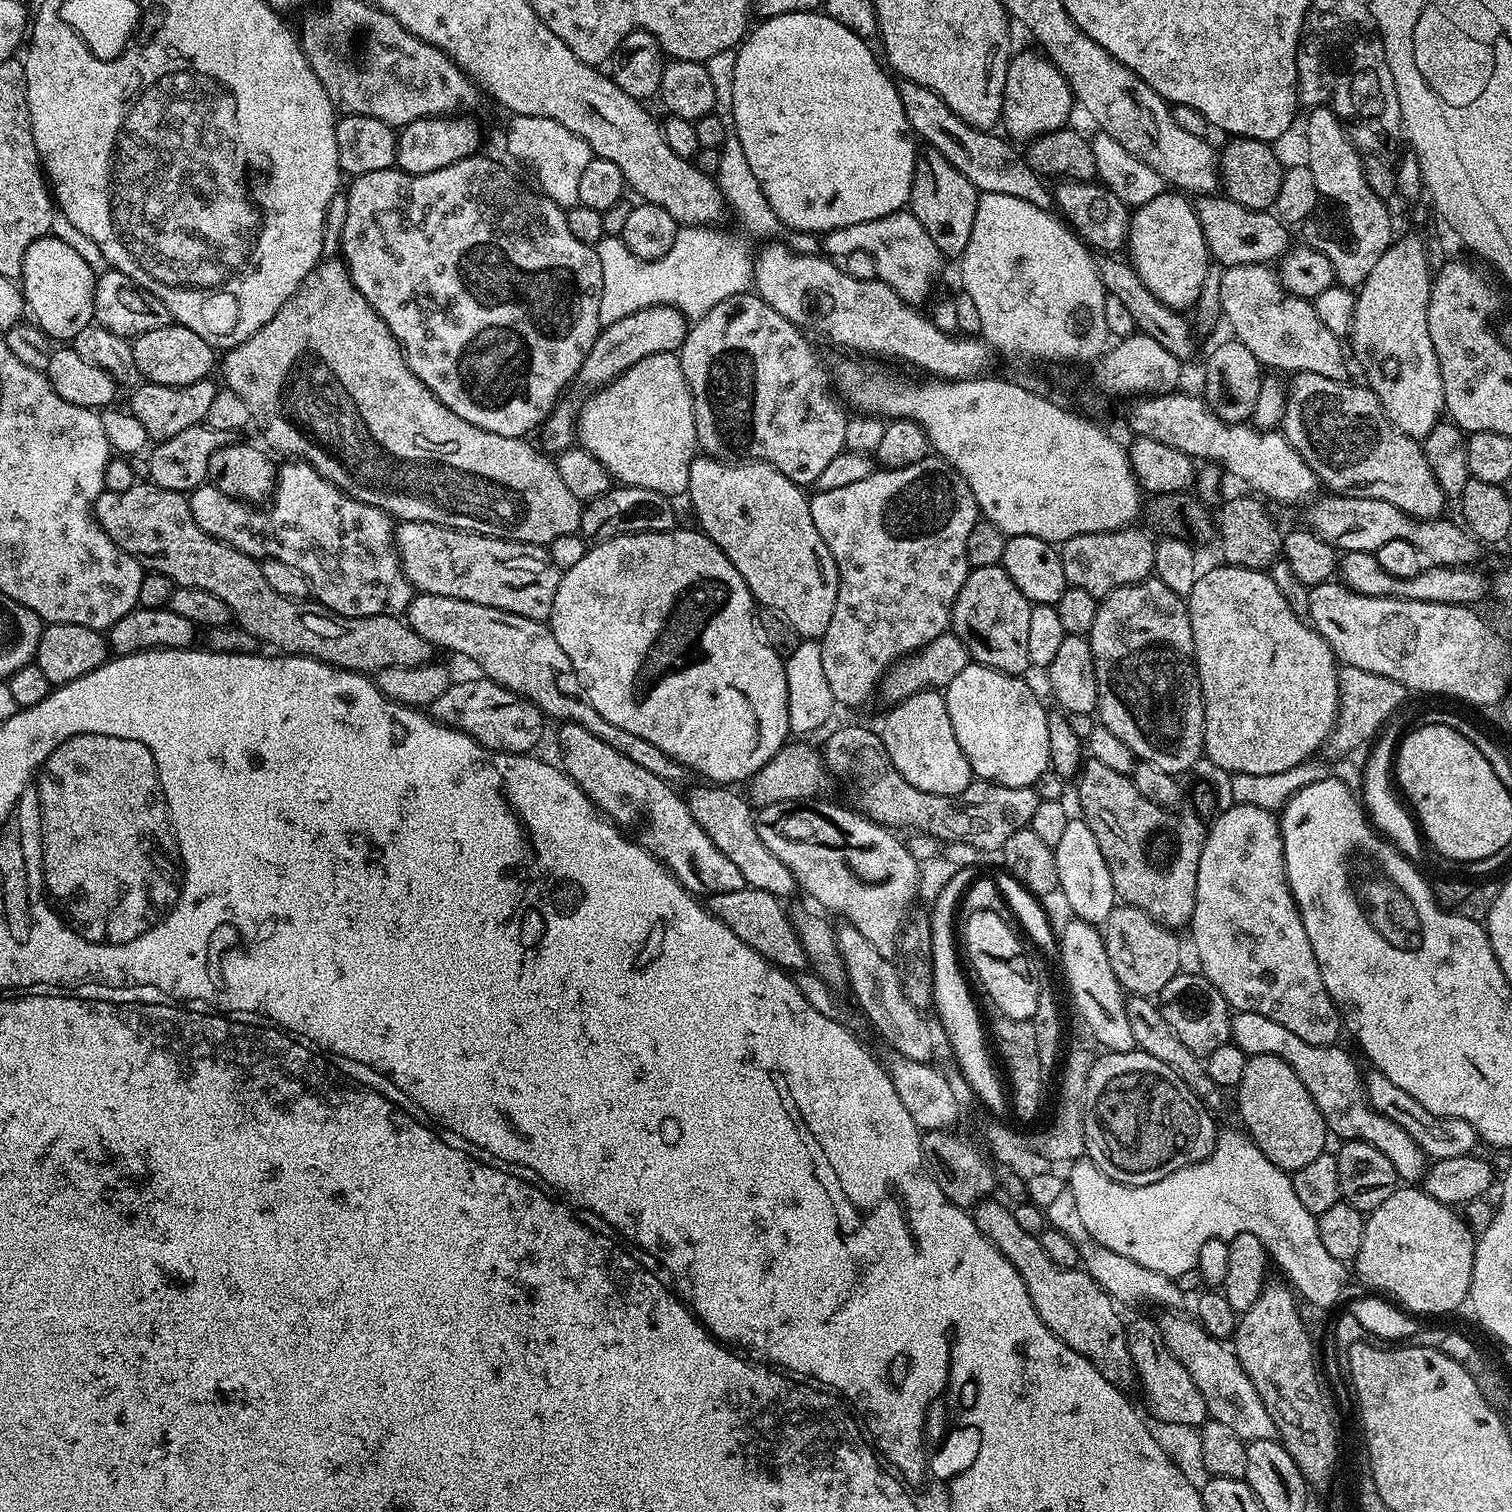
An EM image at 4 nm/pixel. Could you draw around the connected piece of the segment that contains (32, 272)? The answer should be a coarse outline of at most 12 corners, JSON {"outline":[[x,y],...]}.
{"outline":[[51,234],[18,280],[31,319],[72,342],[96,315],[98,273]]}

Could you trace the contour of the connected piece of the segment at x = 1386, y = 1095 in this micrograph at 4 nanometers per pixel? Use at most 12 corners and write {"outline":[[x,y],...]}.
{"outline":[[1375,1070],[1364,1091],[1433,1161],[1466,1156],[1478,1137],[1462,1118],[1430,1114]]}

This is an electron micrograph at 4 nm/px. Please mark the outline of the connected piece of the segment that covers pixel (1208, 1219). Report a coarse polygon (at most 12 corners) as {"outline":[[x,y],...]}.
{"outline":[[1243,1131],[1137,1188],[1106,1184],[1099,1244],[1177,1278],[1245,1232],[1303,1303],[1345,1261]]}

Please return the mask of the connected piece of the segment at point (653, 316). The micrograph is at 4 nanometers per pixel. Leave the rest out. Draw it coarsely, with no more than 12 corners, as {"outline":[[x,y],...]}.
{"outline":[[665,304],[605,324],[575,383],[611,384],[650,354],[679,353],[689,325]]}

